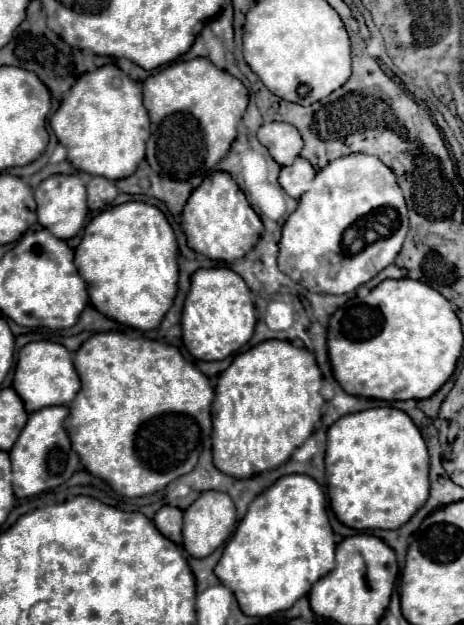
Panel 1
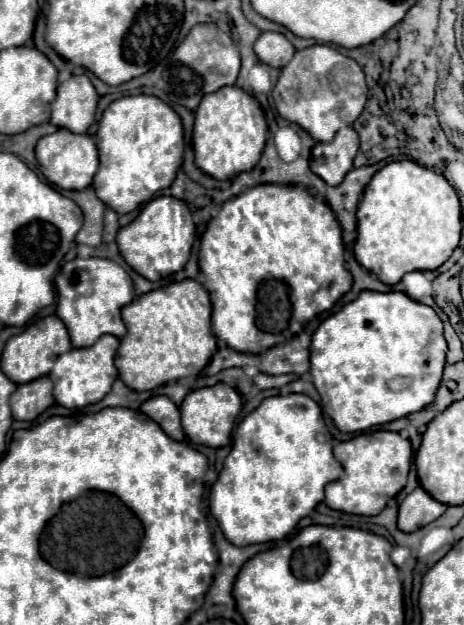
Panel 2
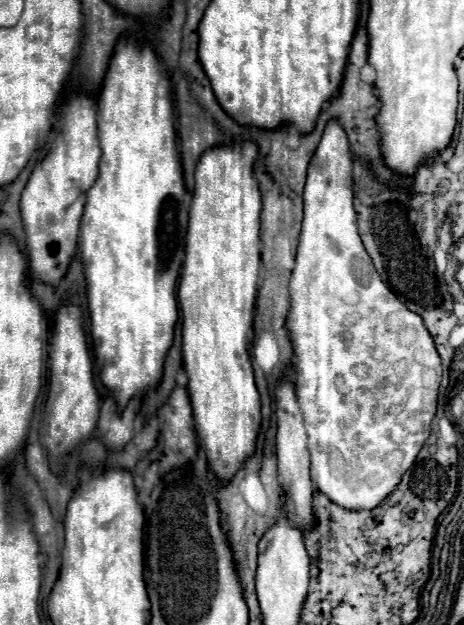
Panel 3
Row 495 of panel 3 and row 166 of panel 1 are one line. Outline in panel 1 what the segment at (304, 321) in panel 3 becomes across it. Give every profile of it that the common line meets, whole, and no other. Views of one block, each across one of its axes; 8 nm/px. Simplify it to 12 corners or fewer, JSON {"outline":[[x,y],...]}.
{"outline":[[340,156],[284,222],[278,266],[346,294],[396,260],[408,206]]}

